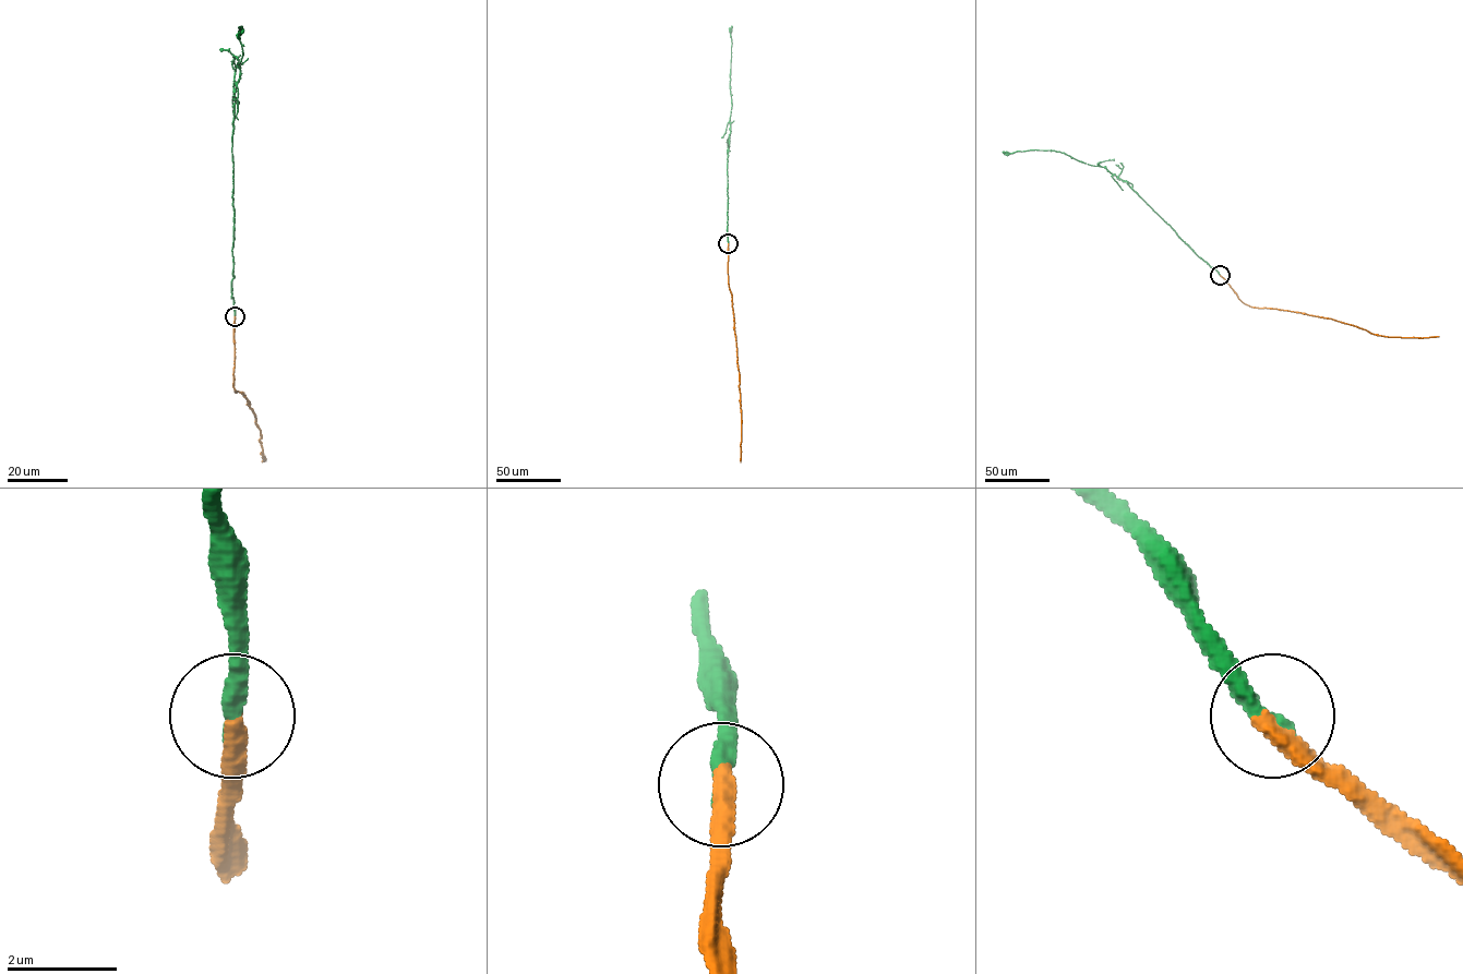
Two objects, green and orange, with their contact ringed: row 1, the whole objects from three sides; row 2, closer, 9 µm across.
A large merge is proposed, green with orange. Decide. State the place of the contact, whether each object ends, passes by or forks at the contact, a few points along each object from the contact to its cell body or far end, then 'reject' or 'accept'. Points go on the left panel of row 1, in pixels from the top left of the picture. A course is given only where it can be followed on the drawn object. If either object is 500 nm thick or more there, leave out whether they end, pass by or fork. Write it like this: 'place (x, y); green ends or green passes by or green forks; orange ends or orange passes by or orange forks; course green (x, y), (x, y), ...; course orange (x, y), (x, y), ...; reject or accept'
place (235, 316); green ends; orange ends; course green (235, 316), (231, 145), (234, 94), (243, 53), (241, 26), (240, 34), (242, 31); course orange (235, 316), (235, 389), (248, 400), (255, 416), (265, 460), (262, 457); accept

